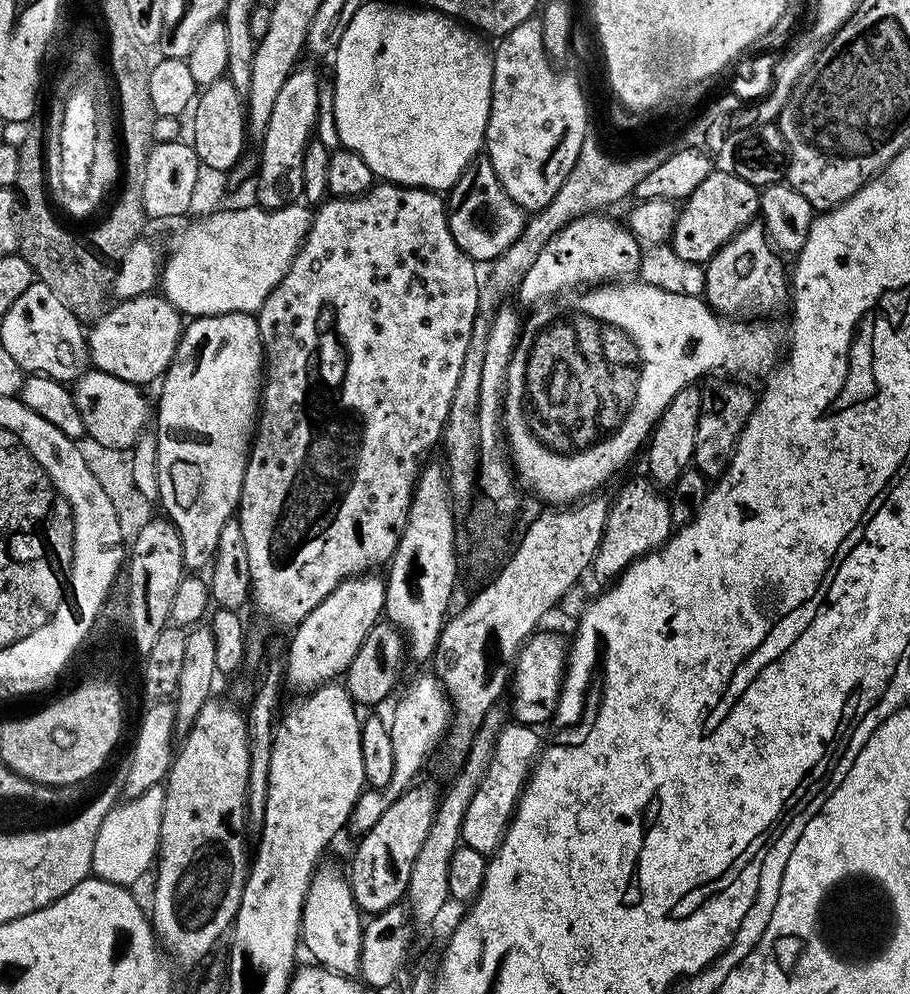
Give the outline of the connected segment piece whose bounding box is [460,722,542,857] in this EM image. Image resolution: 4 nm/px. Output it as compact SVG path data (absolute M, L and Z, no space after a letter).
M515 722L505 724L498 734L497 744L494 746L493 758L490 759L486 776L479 783L474 798L471 798L470 804L466 806L465 817L462 818L460 839L467 847L478 850L483 856L491 857L496 849L500 847L500 843L503 842L504 832L516 812L516 802L519 800L520 795L524 793L524 786L528 783L537 760L540 759L542 743L540 744L540 736L536 732L539 731L530 724L517 724Z

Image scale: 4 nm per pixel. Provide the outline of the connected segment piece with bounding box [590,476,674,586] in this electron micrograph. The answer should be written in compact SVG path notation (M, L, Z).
M642 476L622 485L620 493L611 497L602 542L598 542L590 569L591 575L601 580L601 585L611 585L634 561L661 548L672 537L674 527L669 497L658 491L647 477Z

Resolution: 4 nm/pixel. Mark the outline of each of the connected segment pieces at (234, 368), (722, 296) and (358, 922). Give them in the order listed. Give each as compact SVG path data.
M235 312L197 316L183 325L176 356L159 385L160 408L158 404L154 412L159 490L157 501L182 538L183 564L187 571L200 572L200 569L207 569L211 565L220 531L239 507L244 471L258 423L263 367L264 348L260 344L255 315Z
M753 222L740 229L731 240L726 241L710 258L704 272L703 299L708 301L713 312L732 322L752 322L764 318L767 312L785 307L790 296L790 276L784 273L781 253L768 239L765 226Z
M317 867L312 875L300 919L300 938L317 965L330 966L333 972L355 977L360 970L364 918L352 899L351 884L334 869L324 867Z

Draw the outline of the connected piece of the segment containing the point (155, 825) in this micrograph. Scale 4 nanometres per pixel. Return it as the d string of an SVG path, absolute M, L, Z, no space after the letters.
M160 786L146 790L146 794L138 794L138 798L133 800L125 799L123 802L117 803L115 808L111 808L106 814L106 818L102 818L102 826L98 826L98 838L94 838L91 875L98 880L125 886L133 886L132 884L138 883L147 872L149 875L150 869L158 860L163 809L164 790Z

